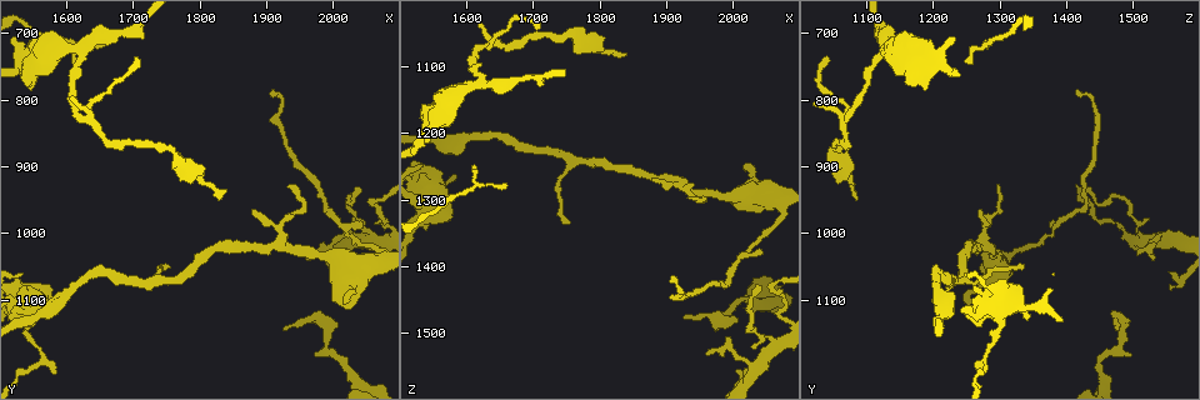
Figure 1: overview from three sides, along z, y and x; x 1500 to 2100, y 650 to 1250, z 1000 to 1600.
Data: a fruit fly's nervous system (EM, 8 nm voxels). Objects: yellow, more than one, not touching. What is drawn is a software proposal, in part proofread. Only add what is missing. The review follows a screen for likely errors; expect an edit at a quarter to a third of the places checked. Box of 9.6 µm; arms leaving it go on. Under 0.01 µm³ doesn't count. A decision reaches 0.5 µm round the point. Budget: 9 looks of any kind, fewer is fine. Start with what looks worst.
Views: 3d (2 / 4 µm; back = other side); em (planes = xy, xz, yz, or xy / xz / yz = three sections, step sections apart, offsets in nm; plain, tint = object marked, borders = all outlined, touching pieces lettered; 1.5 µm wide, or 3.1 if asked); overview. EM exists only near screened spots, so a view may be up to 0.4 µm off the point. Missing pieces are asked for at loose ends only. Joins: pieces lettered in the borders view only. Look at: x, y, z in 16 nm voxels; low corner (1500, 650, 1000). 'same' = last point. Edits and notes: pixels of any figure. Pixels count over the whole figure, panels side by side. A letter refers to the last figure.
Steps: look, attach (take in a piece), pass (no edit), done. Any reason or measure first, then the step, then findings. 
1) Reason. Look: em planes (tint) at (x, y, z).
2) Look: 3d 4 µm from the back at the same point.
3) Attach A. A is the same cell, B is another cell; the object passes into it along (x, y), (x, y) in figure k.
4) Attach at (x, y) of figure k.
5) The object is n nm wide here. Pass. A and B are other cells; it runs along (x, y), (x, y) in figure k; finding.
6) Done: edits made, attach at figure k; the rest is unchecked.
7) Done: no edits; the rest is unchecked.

An open end. Look: 3d 2 µm from the back at (1580, 1215, 1270).

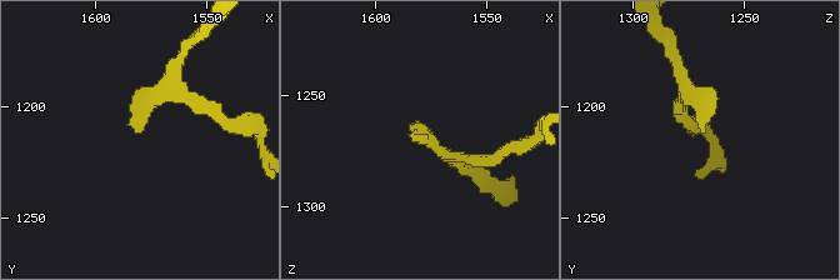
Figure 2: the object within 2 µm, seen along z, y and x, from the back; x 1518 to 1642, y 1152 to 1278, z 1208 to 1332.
Shape alone is not enough. Look: em planes (tint) at (1583, 1212, 1268).

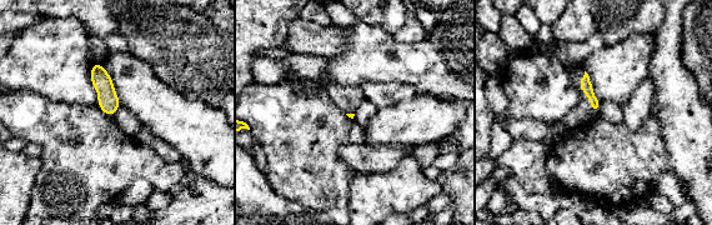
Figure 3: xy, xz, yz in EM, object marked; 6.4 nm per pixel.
See the neighbours. Look: em planes (borders) at the same point.

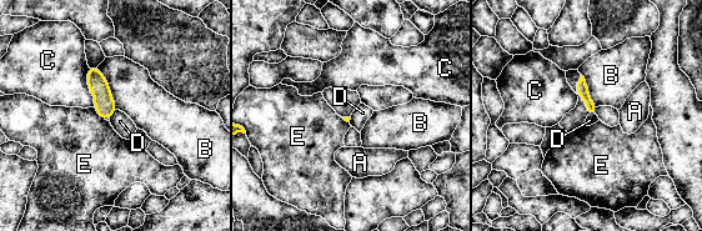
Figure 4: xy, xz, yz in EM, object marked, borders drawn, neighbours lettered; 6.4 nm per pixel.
Pass. A, B, C, D and E are other cells; a border runs along (116, 110), (109, 119) in figure 4; no lettered piece goes on from it.

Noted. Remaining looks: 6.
Tapers out. Look: 3d 4 µm from the back at (1875, 970, 1270).

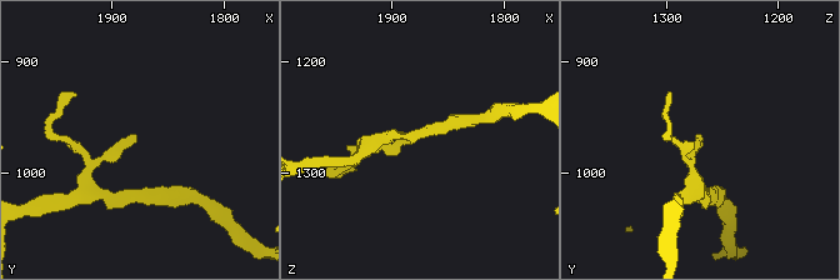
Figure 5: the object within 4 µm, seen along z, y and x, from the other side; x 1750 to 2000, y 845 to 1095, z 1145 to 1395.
Look: em xy step 4 (borders) at (1874, 968, 1270).

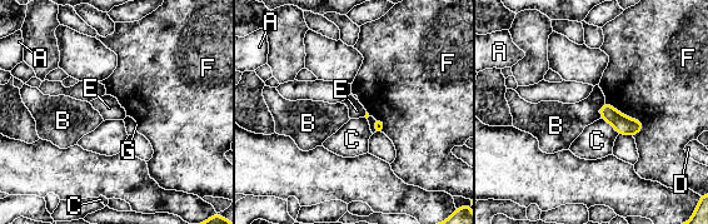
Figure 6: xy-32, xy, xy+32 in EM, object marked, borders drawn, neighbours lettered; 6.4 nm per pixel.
Cut it another way. Look: em planes (borders) at the same point.

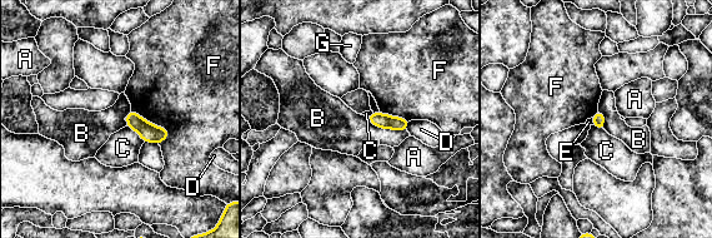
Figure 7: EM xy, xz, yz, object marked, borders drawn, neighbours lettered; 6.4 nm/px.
The object is 80 nm wide here. Pass. A, B, C, D, E, F and G are other cells; none of them fits.

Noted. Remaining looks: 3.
Free end. Look: 3d 2 µm from the back at (1705, 735, 1040).

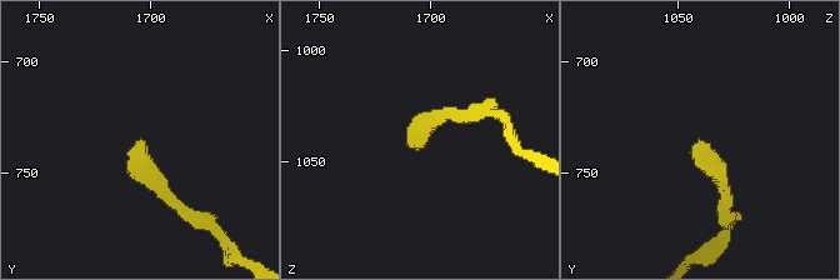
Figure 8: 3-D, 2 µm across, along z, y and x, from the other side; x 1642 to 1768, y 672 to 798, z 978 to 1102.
Now the EM. Look: em xz step 4 (borders) at (1702, 735, 1040).

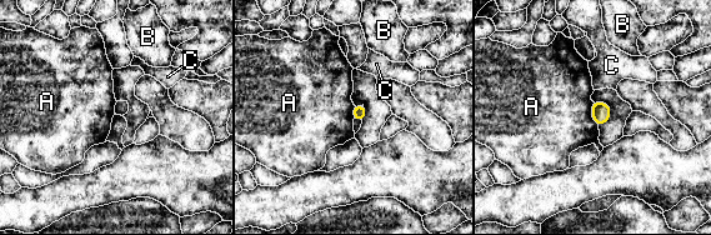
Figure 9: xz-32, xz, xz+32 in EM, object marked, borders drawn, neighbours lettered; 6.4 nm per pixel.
Pass. A, B and C are other cells; a border runs along (591, 101), (591, 118), (597, 126) in figure 9; no lettered piece goes on from it.

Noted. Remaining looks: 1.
Done: no edits; the rest is unchecked.

